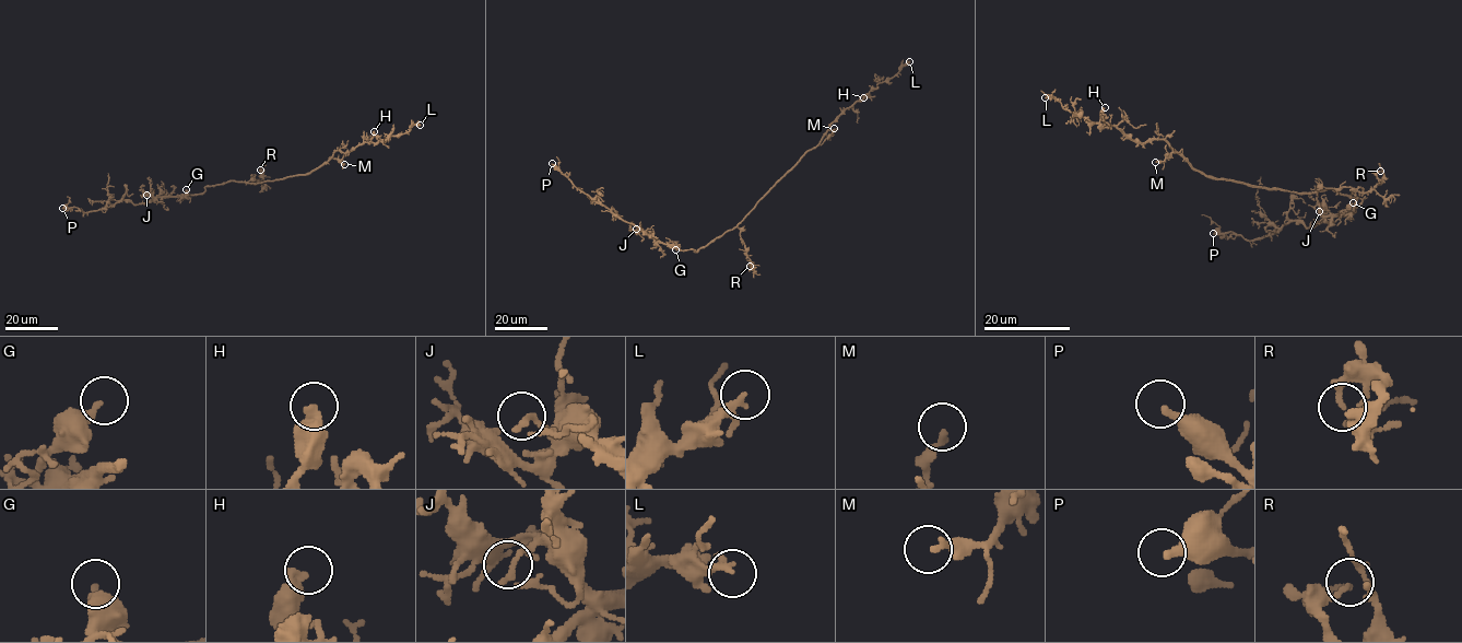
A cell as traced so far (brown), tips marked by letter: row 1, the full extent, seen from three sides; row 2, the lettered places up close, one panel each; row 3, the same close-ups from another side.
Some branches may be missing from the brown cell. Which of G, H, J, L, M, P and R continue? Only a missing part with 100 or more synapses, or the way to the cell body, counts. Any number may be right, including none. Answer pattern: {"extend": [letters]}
{"extend": ["P"]}

